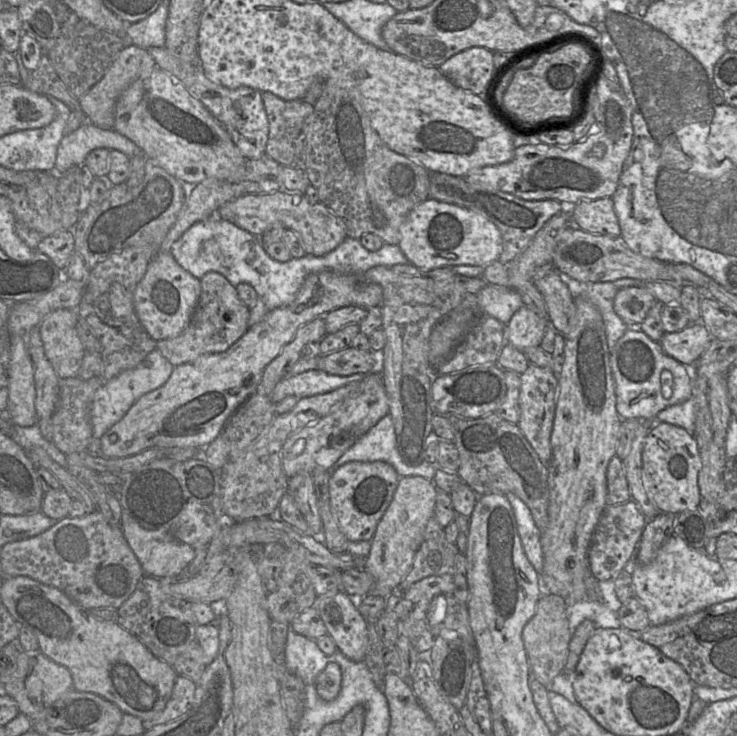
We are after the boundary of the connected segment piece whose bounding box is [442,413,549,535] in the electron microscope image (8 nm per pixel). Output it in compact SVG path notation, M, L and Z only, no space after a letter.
M453 413L442 415L448 418L454 430L453 442L459 453L459 467L455 473L478 496L512 493L521 498L542 535L548 525L548 468L520 428L496 413L474 419Z

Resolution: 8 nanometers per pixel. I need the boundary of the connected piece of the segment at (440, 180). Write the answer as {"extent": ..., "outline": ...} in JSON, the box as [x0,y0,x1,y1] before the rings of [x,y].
{"extent":[429,172,563,264],"outline":[[[430,172],[429,195],[433,199],[479,212],[492,221],[502,235],[502,250],[498,258],[502,264],[513,261],[529,245],[538,231],[563,210],[563,204],[557,200],[524,200],[489,185],[475,185],[466,181],[465,177],[442,172]]]}

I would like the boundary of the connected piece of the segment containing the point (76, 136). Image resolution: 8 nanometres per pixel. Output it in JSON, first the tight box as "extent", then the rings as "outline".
{"extent":[52,121,140,173],"outline":[[[85,121],[76,130],[66,133],[58,148],[55,167],[52,171],[64,173],[73,165],[84,163],[87,154],[96,148],[117,150],[131,158],[140,149],[127,137],[115,130],[105,130]]]}

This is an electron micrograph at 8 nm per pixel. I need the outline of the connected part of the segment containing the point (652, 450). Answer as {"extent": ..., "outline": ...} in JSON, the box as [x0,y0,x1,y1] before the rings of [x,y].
{"extent":[642,423,702,514],"outline":[[[656,423],[644,442],[642,467],[646,490],[659,511],[679,514],[698,509],[702,499],[698,486],[701,457],[693,434],[673,424]]]}

